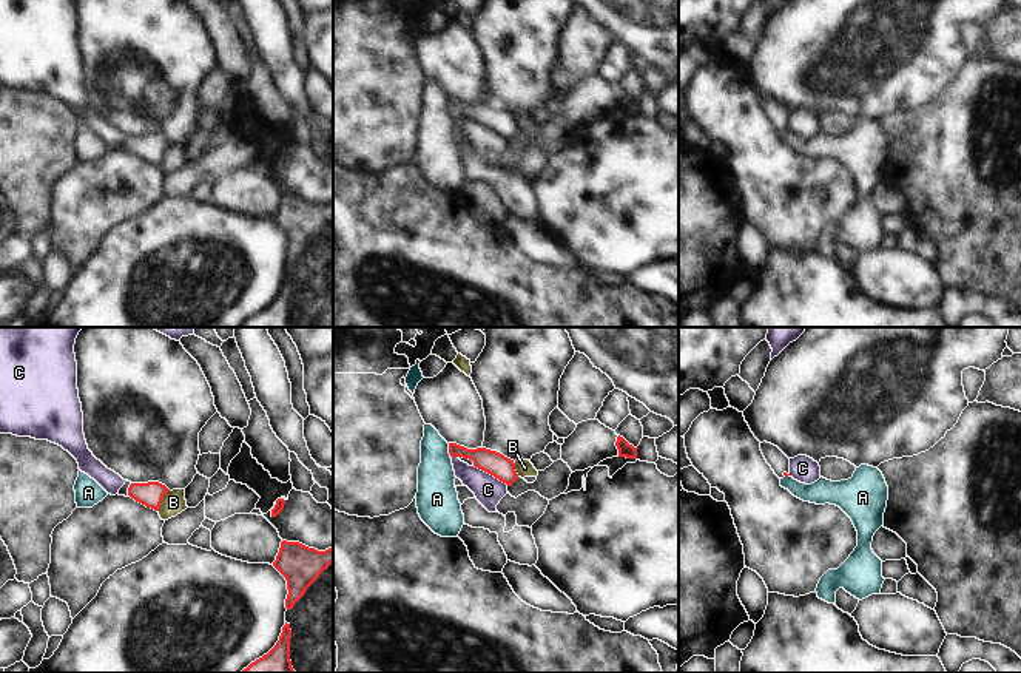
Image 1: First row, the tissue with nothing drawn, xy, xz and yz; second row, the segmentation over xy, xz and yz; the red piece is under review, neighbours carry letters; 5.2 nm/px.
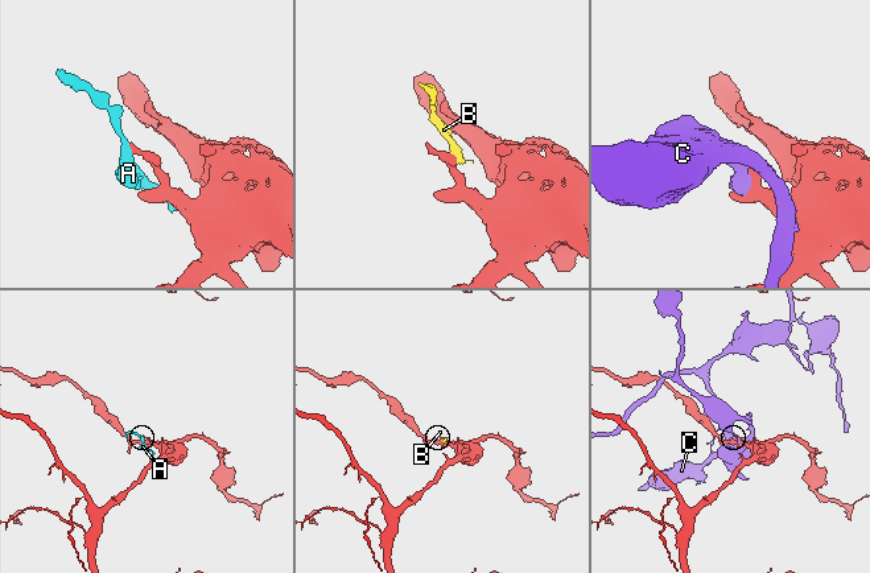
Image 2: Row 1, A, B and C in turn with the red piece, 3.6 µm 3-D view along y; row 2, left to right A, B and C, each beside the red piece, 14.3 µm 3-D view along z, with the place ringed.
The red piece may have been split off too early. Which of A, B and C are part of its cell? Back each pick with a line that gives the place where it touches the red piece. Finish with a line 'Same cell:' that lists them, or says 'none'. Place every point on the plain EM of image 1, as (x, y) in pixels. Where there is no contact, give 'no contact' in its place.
Same cell: none

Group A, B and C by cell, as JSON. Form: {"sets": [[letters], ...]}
{"sets": [["A"], ["B"], ["C"]]}

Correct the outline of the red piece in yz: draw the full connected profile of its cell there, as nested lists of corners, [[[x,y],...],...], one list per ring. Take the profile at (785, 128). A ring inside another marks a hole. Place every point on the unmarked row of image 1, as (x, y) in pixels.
[[[763,96],[760,105],[779,133],[790,130],[790,113],[777,100]]]

